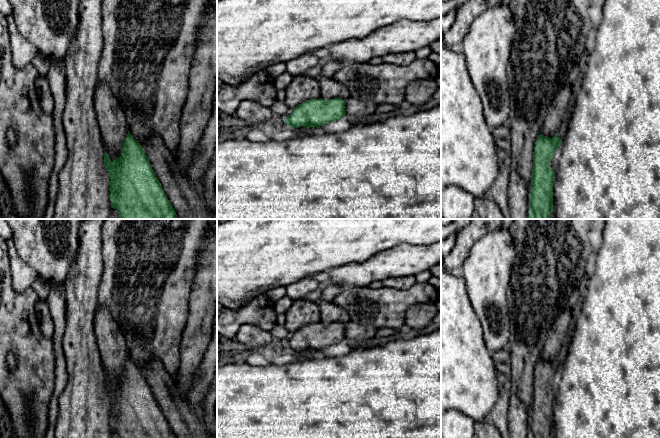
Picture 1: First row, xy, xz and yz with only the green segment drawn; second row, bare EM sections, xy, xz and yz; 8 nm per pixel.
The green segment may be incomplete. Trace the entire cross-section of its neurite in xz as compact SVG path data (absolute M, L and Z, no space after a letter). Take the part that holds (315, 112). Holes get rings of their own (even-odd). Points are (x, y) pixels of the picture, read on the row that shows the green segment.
M333 98L329 100L310 99L293 108L292 113L285 118L289 127L300 126L310 128L337 121L346 115L345 100Z

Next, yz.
M558 132L552 138L544 136L541 133L535 142L528 219L551 219L550 213L553 211L553 181L555 172L550 168L550 162L558 147L561 146L561 142L562 139L558 137Z

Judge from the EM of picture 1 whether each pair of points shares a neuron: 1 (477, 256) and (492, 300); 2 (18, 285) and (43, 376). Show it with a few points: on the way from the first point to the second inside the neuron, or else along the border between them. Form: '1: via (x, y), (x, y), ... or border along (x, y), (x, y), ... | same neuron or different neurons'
1: via (487, 267), (487, 289) | same neuron
2: border along (10, 268), (11, 285), (16, 290), (30, 287) | different neurons

